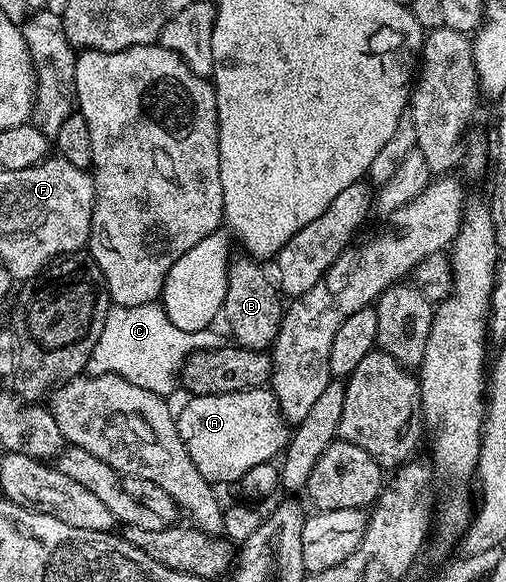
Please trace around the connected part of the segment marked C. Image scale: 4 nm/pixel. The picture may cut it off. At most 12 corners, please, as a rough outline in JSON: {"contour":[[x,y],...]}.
{"contour":[[112,306],[87,371],[167,397],[194,351],[162,306]]}

